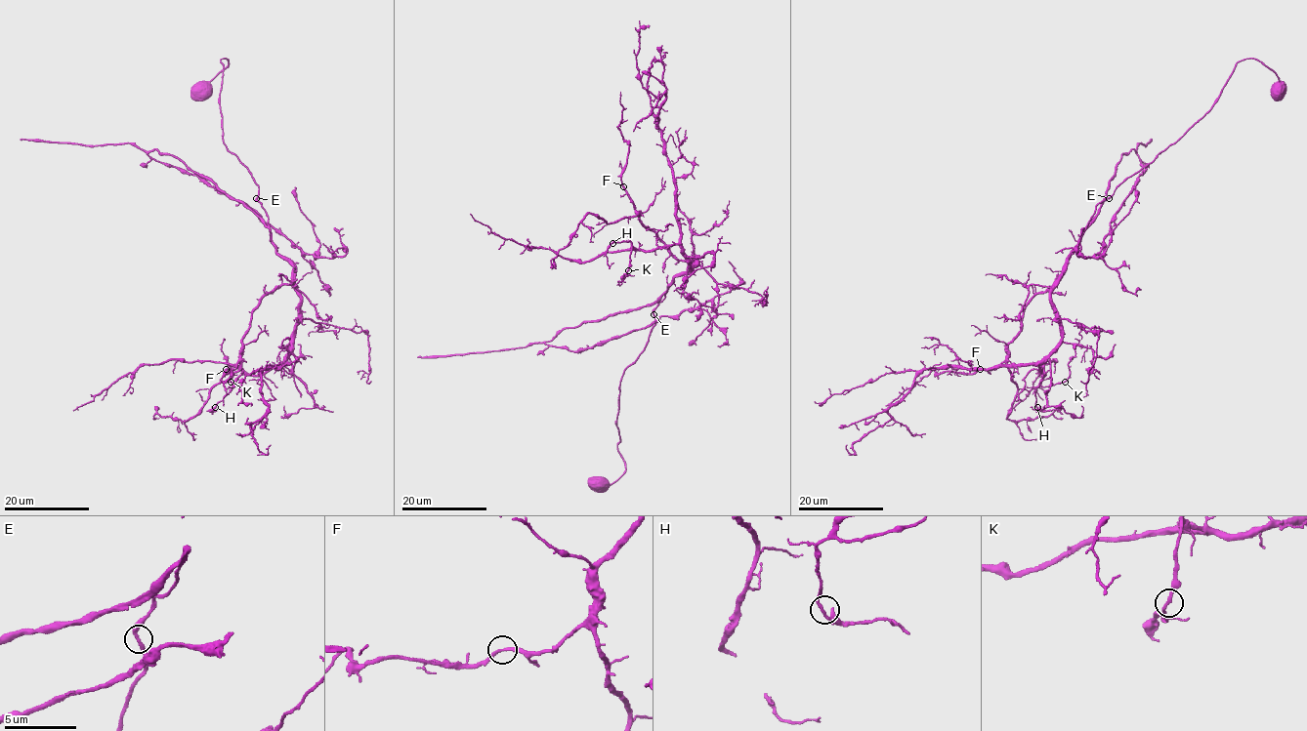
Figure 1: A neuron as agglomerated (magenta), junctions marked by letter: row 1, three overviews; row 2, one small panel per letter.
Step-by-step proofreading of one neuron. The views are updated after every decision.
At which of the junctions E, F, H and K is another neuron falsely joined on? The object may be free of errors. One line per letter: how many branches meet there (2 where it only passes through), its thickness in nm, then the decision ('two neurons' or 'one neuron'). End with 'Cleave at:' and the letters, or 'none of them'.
E: branches 2; calibre 240 nm; one neuron
F: branches 2; calibre 200 nm; one neuron
H: branches 2; calibre 200 nm; one neuron
K: branches 2; calibre 200 nm; one neuron
Cleave at: none of them

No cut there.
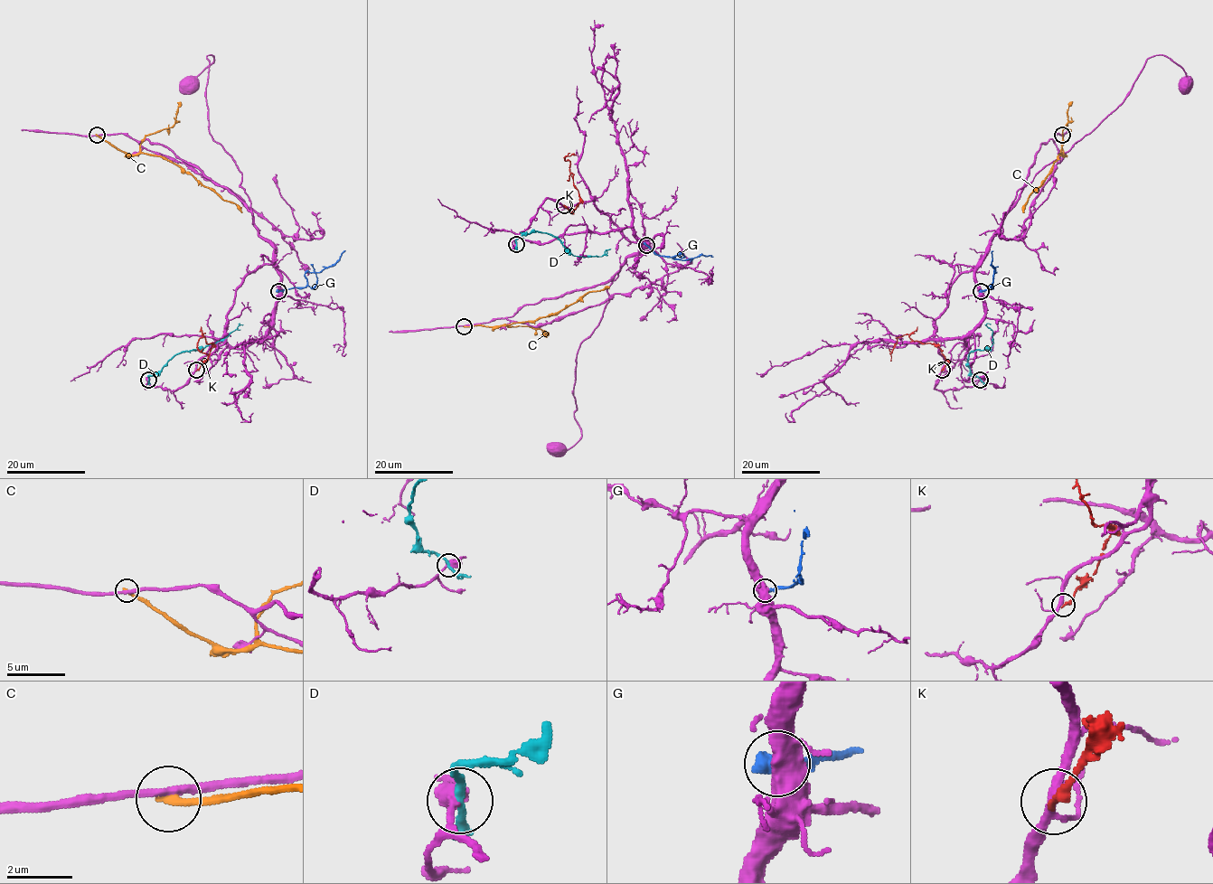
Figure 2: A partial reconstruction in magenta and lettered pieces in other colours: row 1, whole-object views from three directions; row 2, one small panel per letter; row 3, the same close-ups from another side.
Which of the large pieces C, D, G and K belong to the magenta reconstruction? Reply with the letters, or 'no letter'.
no letter

